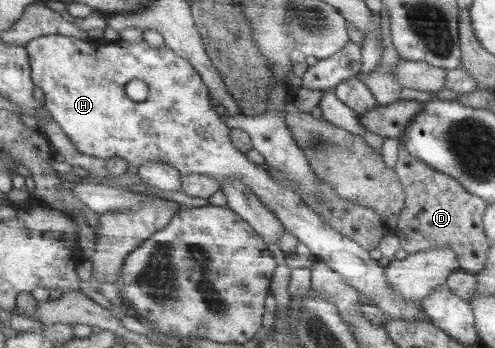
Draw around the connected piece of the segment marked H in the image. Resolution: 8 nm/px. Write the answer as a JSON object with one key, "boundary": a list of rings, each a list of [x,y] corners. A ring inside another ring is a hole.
{"boundary":[[[51,34],[33,39],[26,47],[31,57],[34,82],[46,93],[44,99],[46,108],[82,153],[105,160],[118,156],[125,159],[129,165],[138,168],[150,163],[167,163],[179,169],[182,176],[193,173],[208,175],[218,179],[221,185],[227,179],[243,181],[314,256],[321,257],[355,290],[365,294],[367,299],[373,302],[373,306],[381,309],[388,319],[411,321],[421,314],[426,315],[422,309],[418,310],[413,302],[401,300],[390,289],[391,283],[387,281],[385,269],[377,263],[377,260],[369,257],[368,250],[350,238],[343,237],[324,221],[317,211],[307,206],[299,194],[277,182],[270,175],[267,165],[255,165],[247,159],[243,150],[234,144],[232,129],[223,123],[221,115],[215,111],[215,106],[211,103],[210,89],[198,69],[195,69],[187,58],[175,53],[175,50],[169,48],[166,43],[157,48],[151,47],[143,39],[141,42],[119,39],[110,43]],[[133,79],[142,80],[148,86],[147,98],[141,102],[133,101],[125,93],[125,85]]]}

